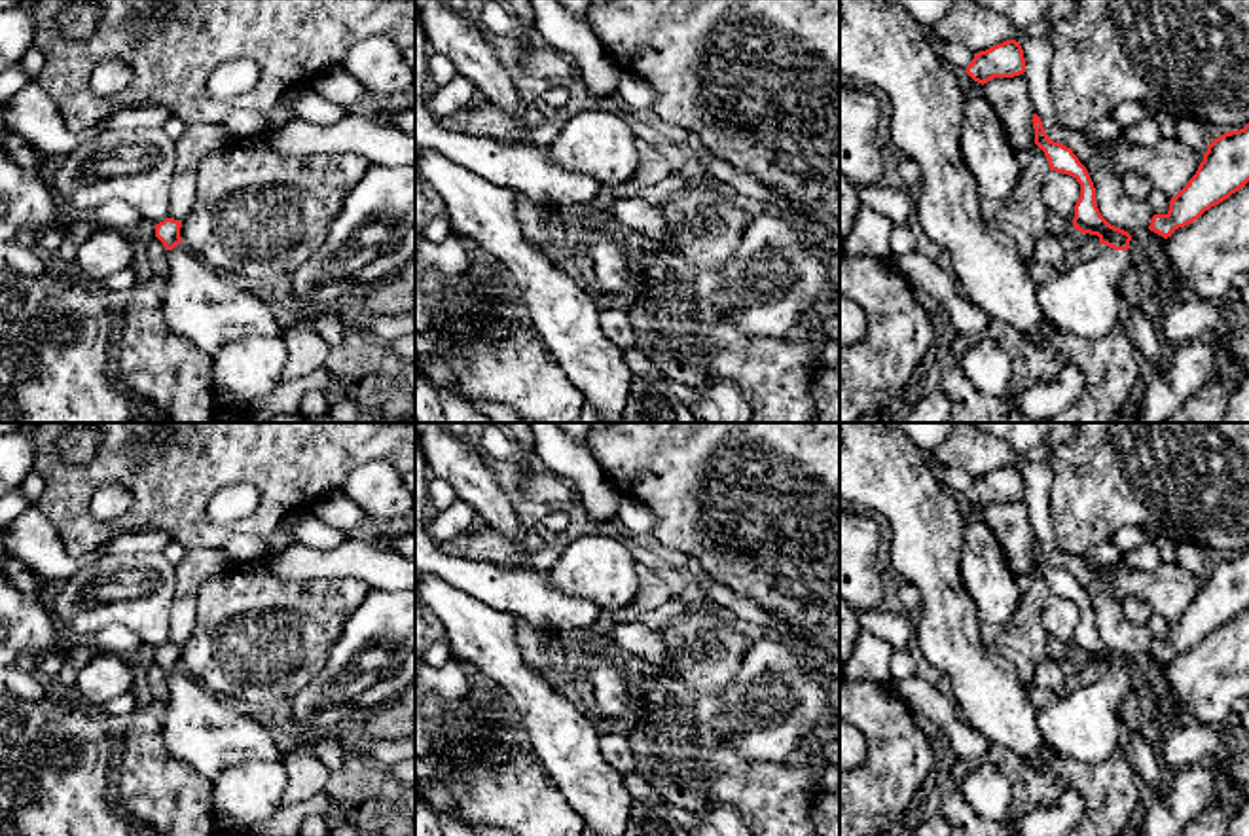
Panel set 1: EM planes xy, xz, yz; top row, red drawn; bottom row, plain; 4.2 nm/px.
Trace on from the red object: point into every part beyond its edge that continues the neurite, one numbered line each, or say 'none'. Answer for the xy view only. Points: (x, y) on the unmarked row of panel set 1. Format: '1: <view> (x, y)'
1: xy (199, 728)

